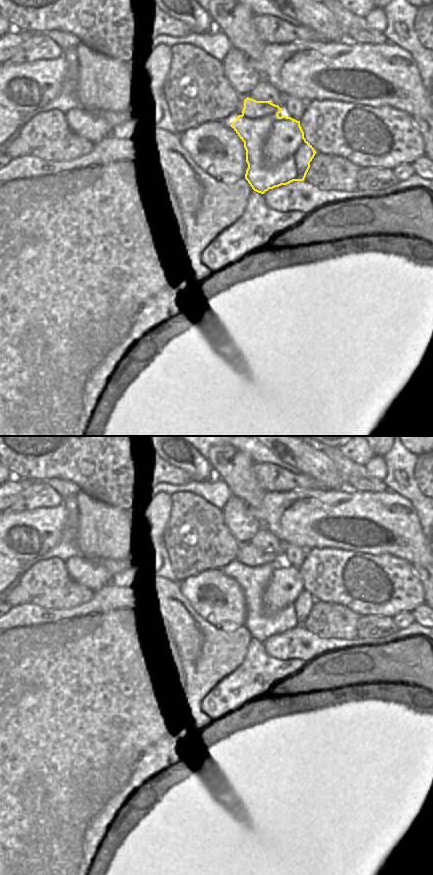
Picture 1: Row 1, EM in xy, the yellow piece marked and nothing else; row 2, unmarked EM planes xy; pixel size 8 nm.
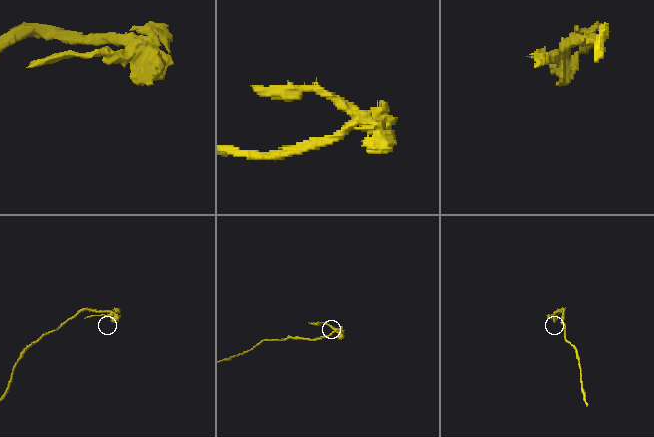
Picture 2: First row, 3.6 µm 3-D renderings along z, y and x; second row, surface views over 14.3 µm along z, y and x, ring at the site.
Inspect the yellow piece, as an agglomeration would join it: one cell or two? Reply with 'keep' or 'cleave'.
cleave

